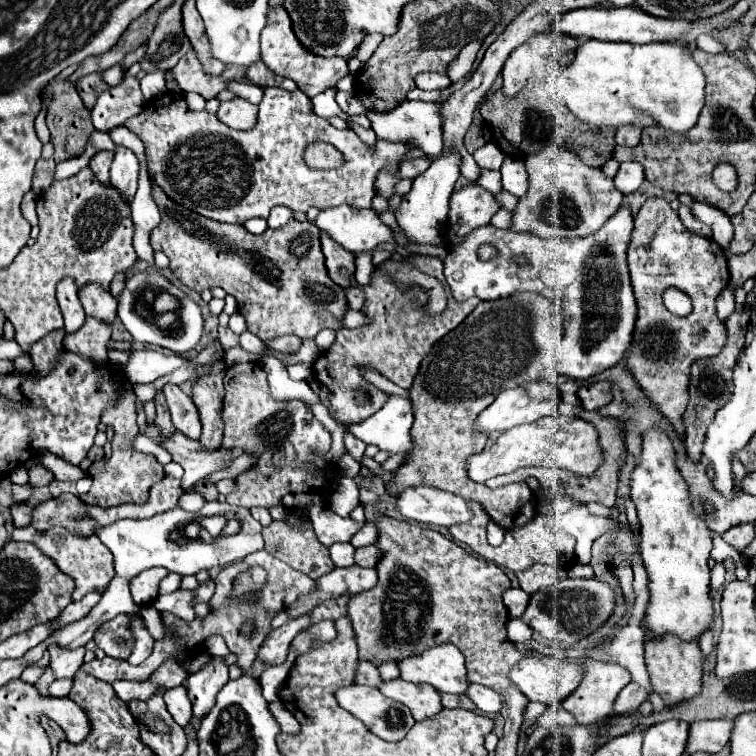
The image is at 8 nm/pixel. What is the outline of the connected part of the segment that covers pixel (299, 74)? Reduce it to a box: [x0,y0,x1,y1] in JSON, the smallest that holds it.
[262,6,348,98]

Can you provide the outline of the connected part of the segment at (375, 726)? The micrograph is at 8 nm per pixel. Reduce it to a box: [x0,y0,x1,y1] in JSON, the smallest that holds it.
[336,684,414,742]

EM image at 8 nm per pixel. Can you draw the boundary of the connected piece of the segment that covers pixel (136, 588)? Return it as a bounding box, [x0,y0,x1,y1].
[130,568,166,606]

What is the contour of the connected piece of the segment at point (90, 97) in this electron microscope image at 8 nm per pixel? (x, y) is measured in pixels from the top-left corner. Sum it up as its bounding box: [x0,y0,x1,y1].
[76,74,108,110]

